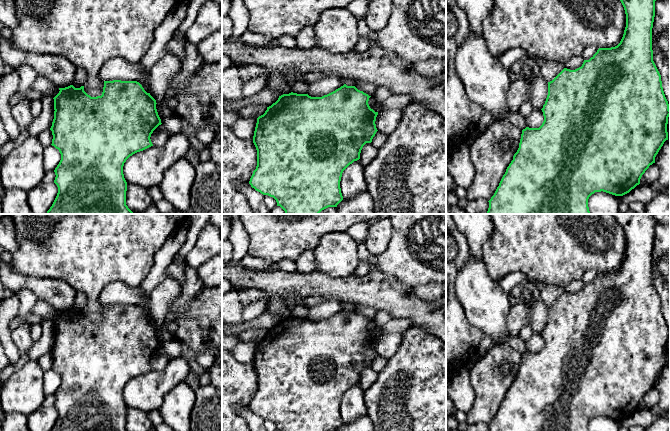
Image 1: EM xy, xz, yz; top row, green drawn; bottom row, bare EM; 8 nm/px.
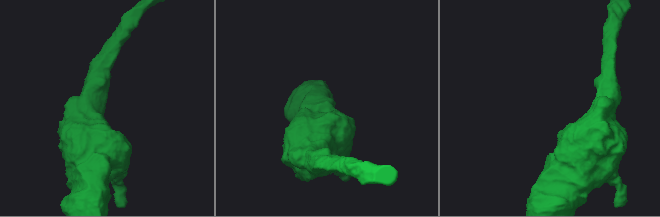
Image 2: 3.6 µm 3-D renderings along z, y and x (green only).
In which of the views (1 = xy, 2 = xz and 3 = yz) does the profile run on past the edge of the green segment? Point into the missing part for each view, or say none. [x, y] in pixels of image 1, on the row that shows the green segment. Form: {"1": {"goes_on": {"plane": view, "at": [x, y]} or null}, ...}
{"1": {"goes_on": null}, "2": {"goes_on": null}, "3": {"goes_on": null}}

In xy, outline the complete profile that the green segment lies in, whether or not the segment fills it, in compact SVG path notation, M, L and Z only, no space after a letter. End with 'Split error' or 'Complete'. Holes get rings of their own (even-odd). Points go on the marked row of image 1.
M104 81L102 95L97 97L91 97L88 95L84 91L84 86L75 88L73 85L70 85L65 88L59 88L59 90L59 93L53 98L55 111L52 126L50 128L53 135L51 145L58 149L61 154L61 160L54 170L56 175L54 183L58 187L58 193L46 214L133 214L126 205L127 182L124 178L123 166L130 156L153 146L150 139L151 134L162 124L156 109L156 100L150 95L150 93L147 93L137 81Z. Complete

